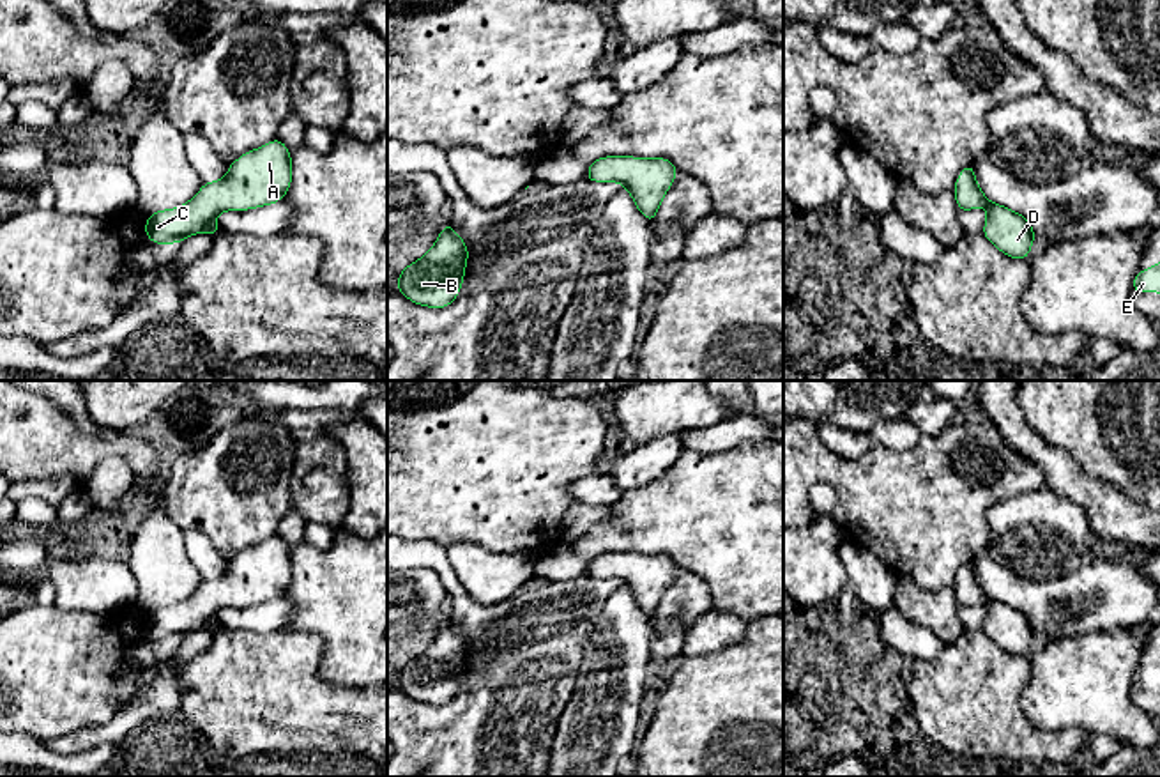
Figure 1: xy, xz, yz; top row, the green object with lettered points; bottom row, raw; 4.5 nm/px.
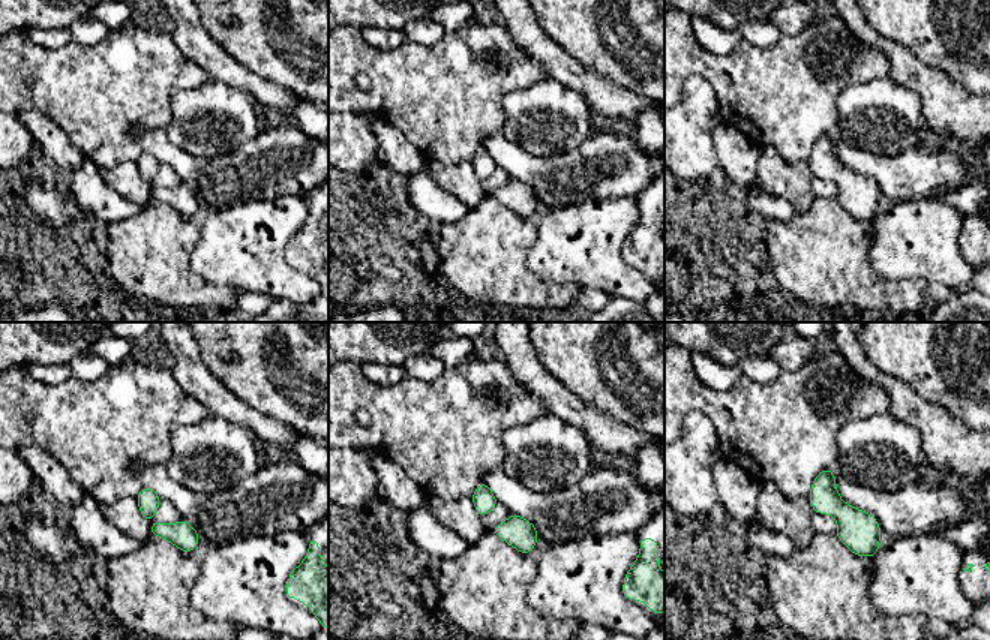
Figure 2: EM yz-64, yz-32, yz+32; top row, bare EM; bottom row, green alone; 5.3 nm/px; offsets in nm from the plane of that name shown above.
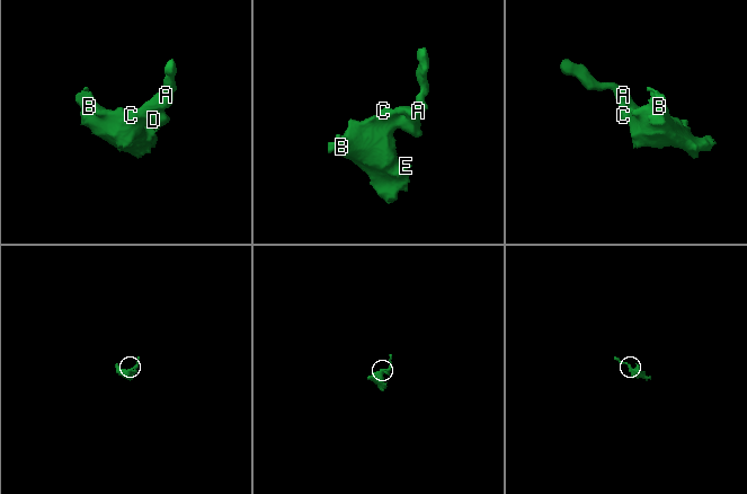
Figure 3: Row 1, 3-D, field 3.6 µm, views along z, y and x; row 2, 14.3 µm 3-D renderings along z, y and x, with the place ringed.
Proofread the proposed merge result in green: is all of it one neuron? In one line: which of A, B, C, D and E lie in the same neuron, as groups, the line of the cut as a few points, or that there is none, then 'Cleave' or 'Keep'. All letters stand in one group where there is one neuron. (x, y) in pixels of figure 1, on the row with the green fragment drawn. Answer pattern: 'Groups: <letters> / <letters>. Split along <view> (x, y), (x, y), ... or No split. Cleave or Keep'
Groups: A B C D E. No split. Keep

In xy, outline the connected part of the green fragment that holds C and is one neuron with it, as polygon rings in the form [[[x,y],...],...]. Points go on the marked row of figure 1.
[[[274,138],[228,165],[223,179],[205,182],[187,204],[150,214],[145,235],[154,244],[177,244],[200,232],[216,235],[219,225],[214,219],[219,212],[276,204],[285,198],[290,182],[290,150]]]

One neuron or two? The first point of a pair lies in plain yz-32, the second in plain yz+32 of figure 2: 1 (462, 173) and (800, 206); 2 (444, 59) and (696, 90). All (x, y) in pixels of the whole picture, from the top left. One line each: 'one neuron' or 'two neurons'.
1: one neuron
2: two neurons

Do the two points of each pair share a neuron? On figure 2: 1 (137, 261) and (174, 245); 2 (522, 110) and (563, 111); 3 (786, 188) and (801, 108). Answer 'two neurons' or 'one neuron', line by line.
1: one neuron
2: one neuron
3: two neurons

